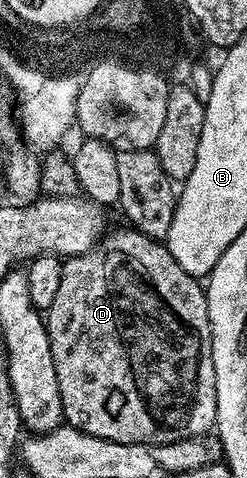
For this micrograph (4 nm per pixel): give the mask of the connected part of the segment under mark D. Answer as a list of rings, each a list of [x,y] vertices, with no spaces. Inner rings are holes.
[[[132,227],[117,229],[101,238],[88,253],[70,257],[62,264],[59,291],[55,306],[44,314],[45,328],[49,330],[51,357],[55,363],[55,375],[59,379],[59,395],[65,412],[64,420],[73,428],[99,439],[111,439],[115,443],[151,443],[178,441],[188,437],[204,437],[217,424],[217,396],[215,395],[215,363],[211,355],[213,340],[209,326],[207,299],[202,282],[187,275],[179,263],[167,251],[160,240],[148,237]],[[63,305],[69,305],[64,313]]]

